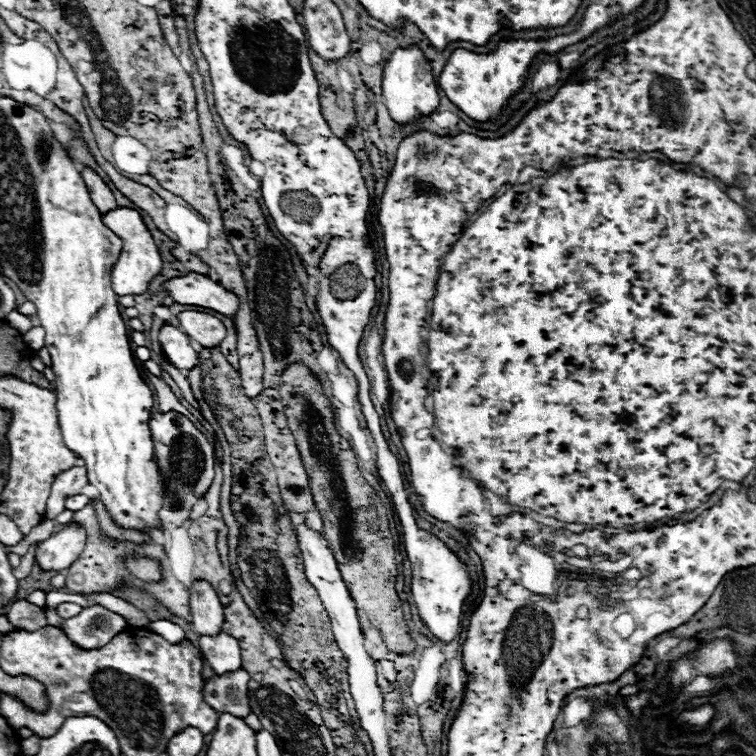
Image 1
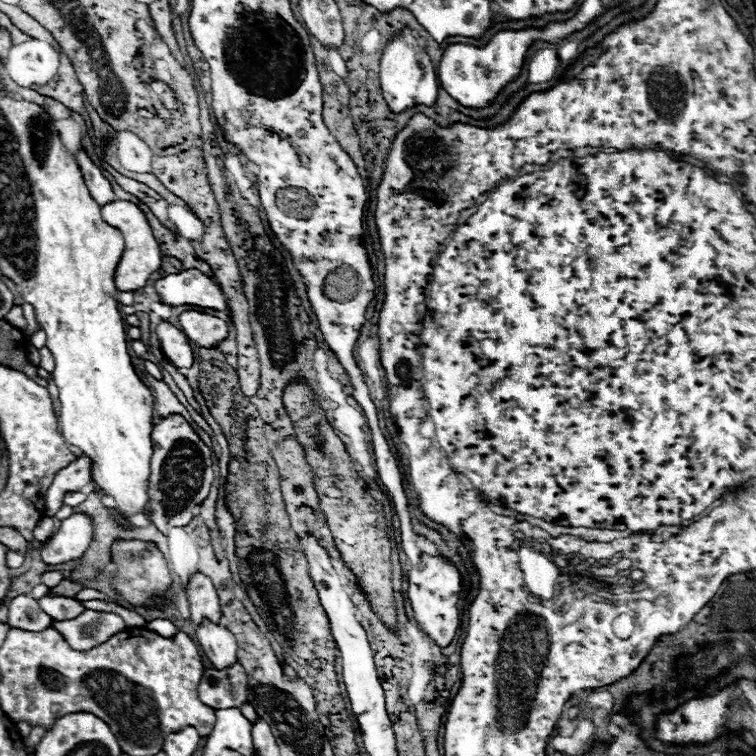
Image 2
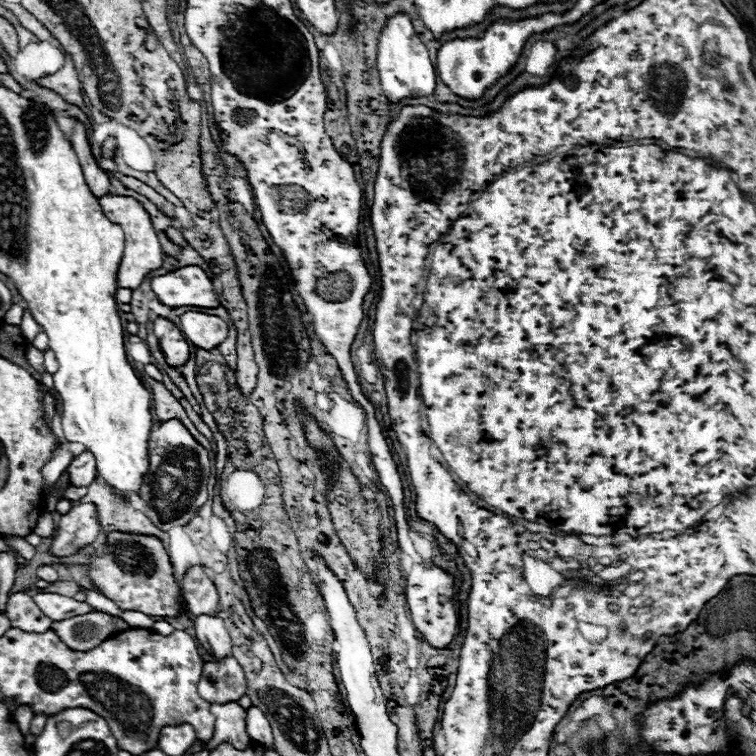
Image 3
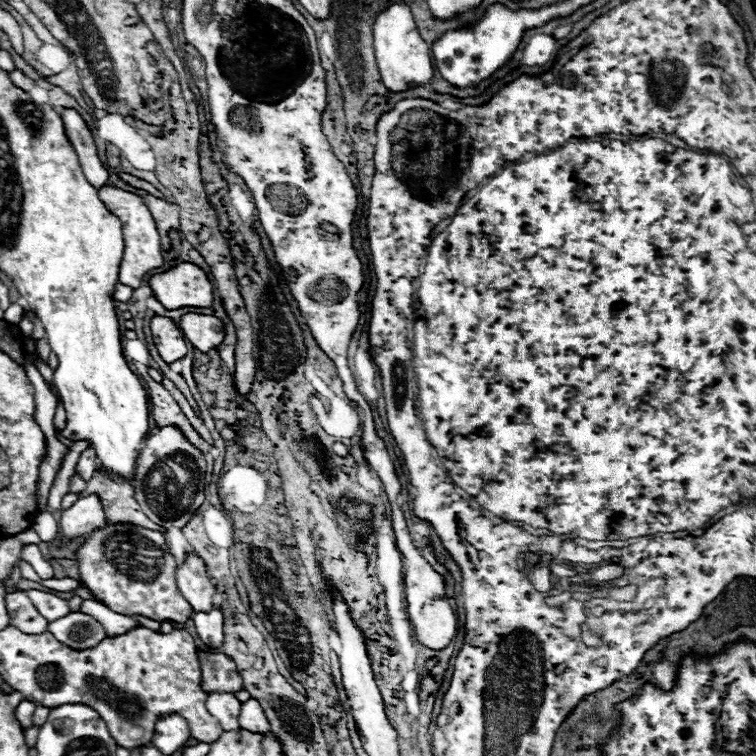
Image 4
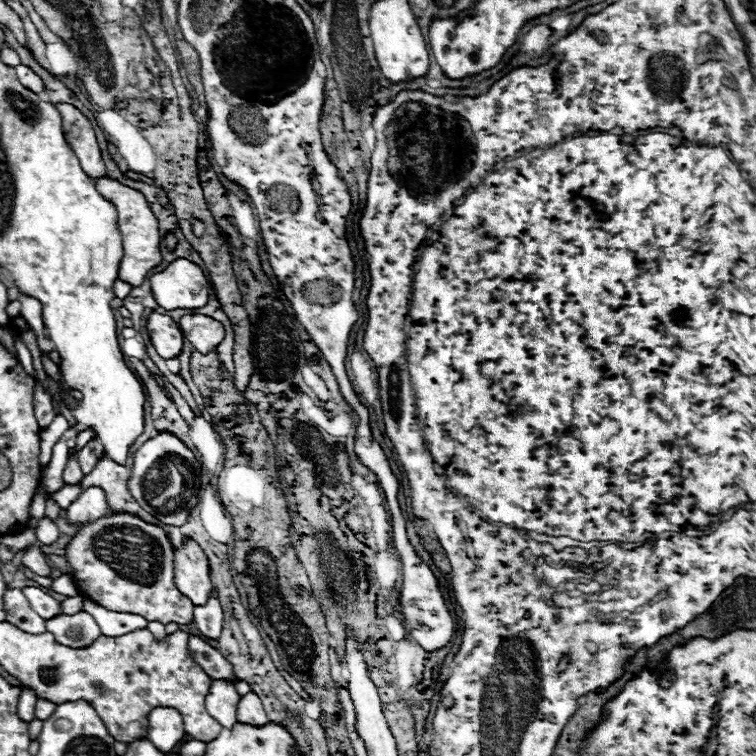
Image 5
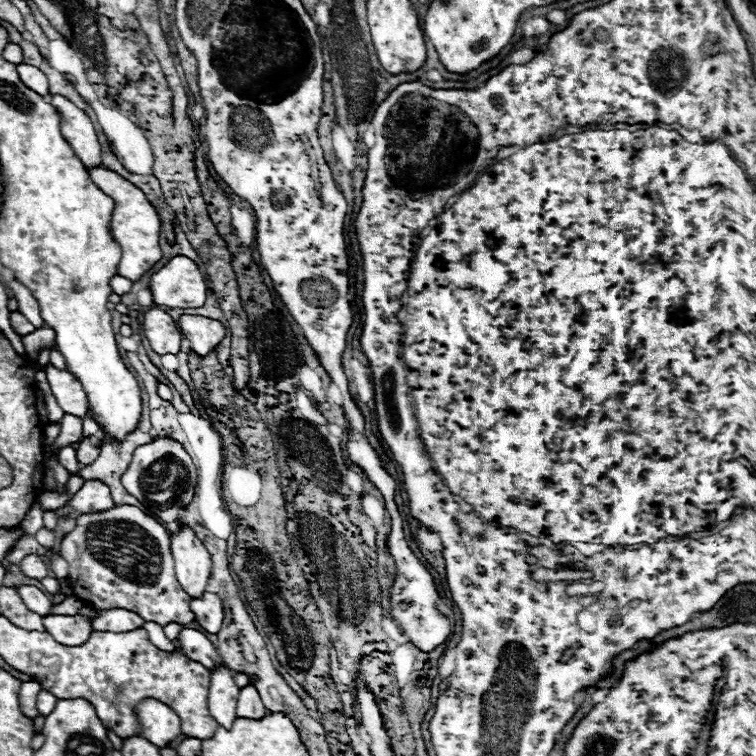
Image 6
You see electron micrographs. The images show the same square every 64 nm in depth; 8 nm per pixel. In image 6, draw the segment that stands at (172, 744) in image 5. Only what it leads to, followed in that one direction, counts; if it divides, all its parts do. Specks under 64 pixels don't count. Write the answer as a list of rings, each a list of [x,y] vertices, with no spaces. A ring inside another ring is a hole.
[[[144,700],[138,706],[138,716],[142,722],[142,734],[154,746],[164,748],[176,740],[180,732],[180,716],[166,704],[158,700]]]

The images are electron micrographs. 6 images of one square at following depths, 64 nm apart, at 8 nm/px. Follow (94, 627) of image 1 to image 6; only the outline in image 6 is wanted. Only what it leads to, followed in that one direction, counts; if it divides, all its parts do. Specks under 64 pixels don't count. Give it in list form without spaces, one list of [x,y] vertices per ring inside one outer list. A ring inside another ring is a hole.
[[[50,614],[42,618],[42,624],[46,628],[46,632],[50,632],[54,636],[54,640],[58,640],[60,644],[84,644],[90,634],[94,632],[92,628],[92,620],[88,620],[82,614],[76,616],[60,616],[60,614]]]

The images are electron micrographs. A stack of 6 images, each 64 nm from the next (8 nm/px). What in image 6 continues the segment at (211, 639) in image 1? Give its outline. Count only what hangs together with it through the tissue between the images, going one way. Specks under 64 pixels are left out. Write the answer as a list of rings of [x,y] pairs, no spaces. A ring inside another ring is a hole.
[[[204,592],[202,600],[192,600],[190,608],[196,616],[196,622],[208,632],[208,634],[218,634],[222,620],[224,620],[224,608],[222,608],[222,600],[218,598],[218,594],[210,594]]]

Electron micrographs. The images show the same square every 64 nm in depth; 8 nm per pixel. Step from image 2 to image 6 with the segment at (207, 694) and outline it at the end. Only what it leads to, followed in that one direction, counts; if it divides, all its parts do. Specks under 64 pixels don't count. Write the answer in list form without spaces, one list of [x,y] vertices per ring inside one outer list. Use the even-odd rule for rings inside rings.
[[[184,628],[178,636],[178,644],[180,644],[182,652],[186,652],[186,656],[190,656],[190,660],[198,660],[210,672],[216,666],[222,666],[222,658],[218,656],[214,644],[202,632]]]

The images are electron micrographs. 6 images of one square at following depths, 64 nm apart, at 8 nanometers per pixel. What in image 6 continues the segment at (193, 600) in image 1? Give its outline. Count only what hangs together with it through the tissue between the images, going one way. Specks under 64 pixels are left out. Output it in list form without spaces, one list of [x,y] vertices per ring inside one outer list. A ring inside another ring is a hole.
[[[182,526],[176,534],[172,534],[172,556],[176,580],[182,590],[190,598],[202,598],[210,578],[212,560],[204,544],[188,526]]]

